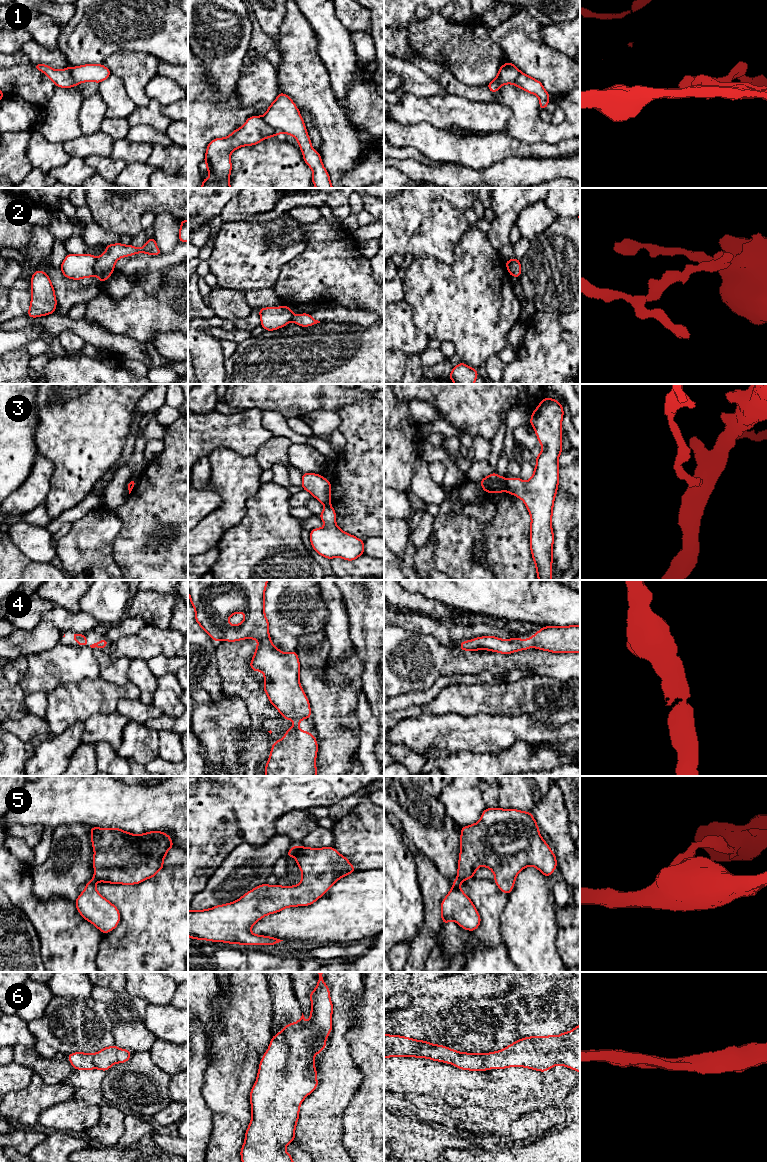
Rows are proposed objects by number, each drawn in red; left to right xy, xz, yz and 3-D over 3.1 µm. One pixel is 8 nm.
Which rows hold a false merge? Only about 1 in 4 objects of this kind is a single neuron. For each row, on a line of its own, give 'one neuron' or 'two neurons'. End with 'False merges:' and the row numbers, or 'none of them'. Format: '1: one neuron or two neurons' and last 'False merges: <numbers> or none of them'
1: two neurons
2: two neurons
3: two neurons
4: one neuron
5: two neurons
6: one neuron
False merges: 1, 2, 3, 5

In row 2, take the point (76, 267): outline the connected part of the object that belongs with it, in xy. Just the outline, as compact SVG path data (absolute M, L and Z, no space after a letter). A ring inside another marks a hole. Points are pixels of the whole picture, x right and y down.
M69 253L60 269L66 278L80 280L94 276L94 265L97 258L91 254L76 255Z

